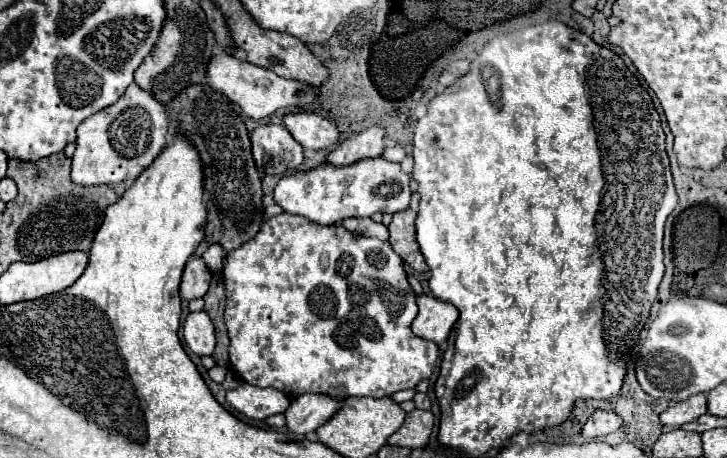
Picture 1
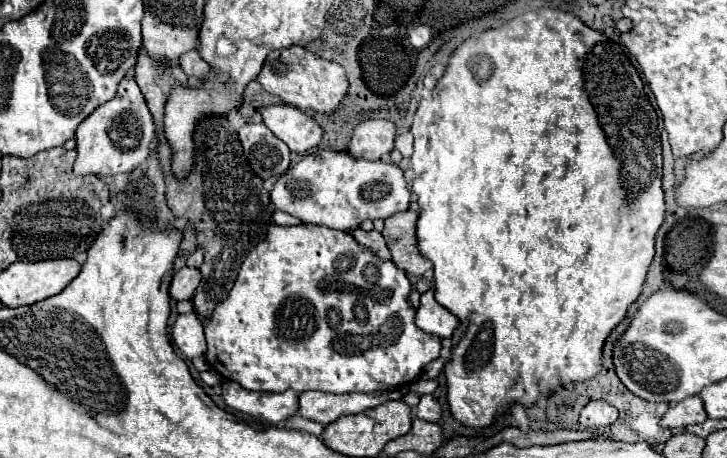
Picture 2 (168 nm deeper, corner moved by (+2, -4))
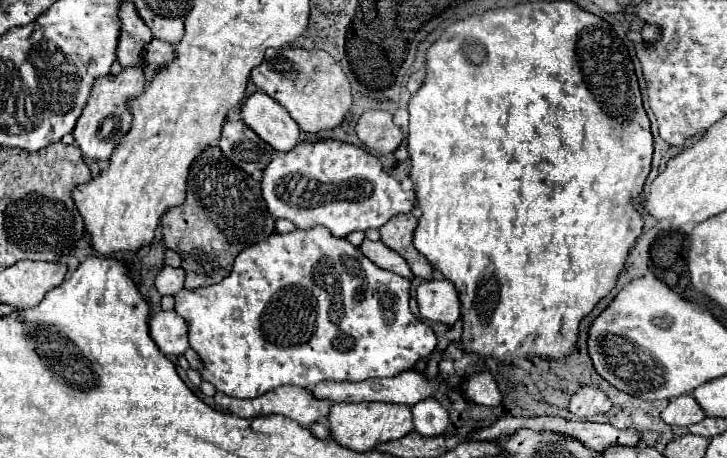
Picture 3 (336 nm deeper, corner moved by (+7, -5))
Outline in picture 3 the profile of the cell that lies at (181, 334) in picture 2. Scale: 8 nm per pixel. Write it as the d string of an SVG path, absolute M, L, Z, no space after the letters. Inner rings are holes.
M159 311L149 321L151 337L165 355L183 355L189 349L189 327L175 311Z

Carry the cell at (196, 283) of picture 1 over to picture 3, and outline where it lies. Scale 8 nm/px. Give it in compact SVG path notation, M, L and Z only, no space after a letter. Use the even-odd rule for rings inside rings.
M163 267L155 279L155 287L161 295L177 295L185 287L185 271L175 267Z

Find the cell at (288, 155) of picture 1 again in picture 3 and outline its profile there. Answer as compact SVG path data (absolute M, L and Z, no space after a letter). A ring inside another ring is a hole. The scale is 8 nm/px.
M227 121L223 125L219 147L249 175L259 169L263 171L273 159L271 145L257 137L257 133L251 131L243 121Z

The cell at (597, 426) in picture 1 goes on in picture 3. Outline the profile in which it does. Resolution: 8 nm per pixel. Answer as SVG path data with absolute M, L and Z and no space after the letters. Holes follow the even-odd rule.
M581 387L571 397L571 405L569 405L569 411L583 421L589 421L597 415L605 415L609 409L611 409L609 397L593 387Z

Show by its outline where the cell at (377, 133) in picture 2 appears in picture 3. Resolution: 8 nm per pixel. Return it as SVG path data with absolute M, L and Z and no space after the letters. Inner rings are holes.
M365 111L357 121L355 133L361 141L361 147L365 147L369 153L375 153L375 155L393 153L403 141L401 129L393 123L393 119L387 125L385 117L391 119L391 113L387 113L387 111ZM381 117L383 117L383 125L379 125Z

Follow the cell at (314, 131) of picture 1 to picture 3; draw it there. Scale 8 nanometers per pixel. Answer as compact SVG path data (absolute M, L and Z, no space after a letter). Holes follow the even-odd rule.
M253 93L241 107L241 117L247 127L251 127L263 141L267 141L275 151L287 153L301 139L299 125L291 119L287 109L283 109L275 99L265 93Z

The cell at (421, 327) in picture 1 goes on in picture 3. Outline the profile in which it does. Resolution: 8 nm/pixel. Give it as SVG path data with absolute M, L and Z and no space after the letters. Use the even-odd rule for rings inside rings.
M447 279L425 281L417 287L417 303L421 319L451 327L459 319L457 291Z

